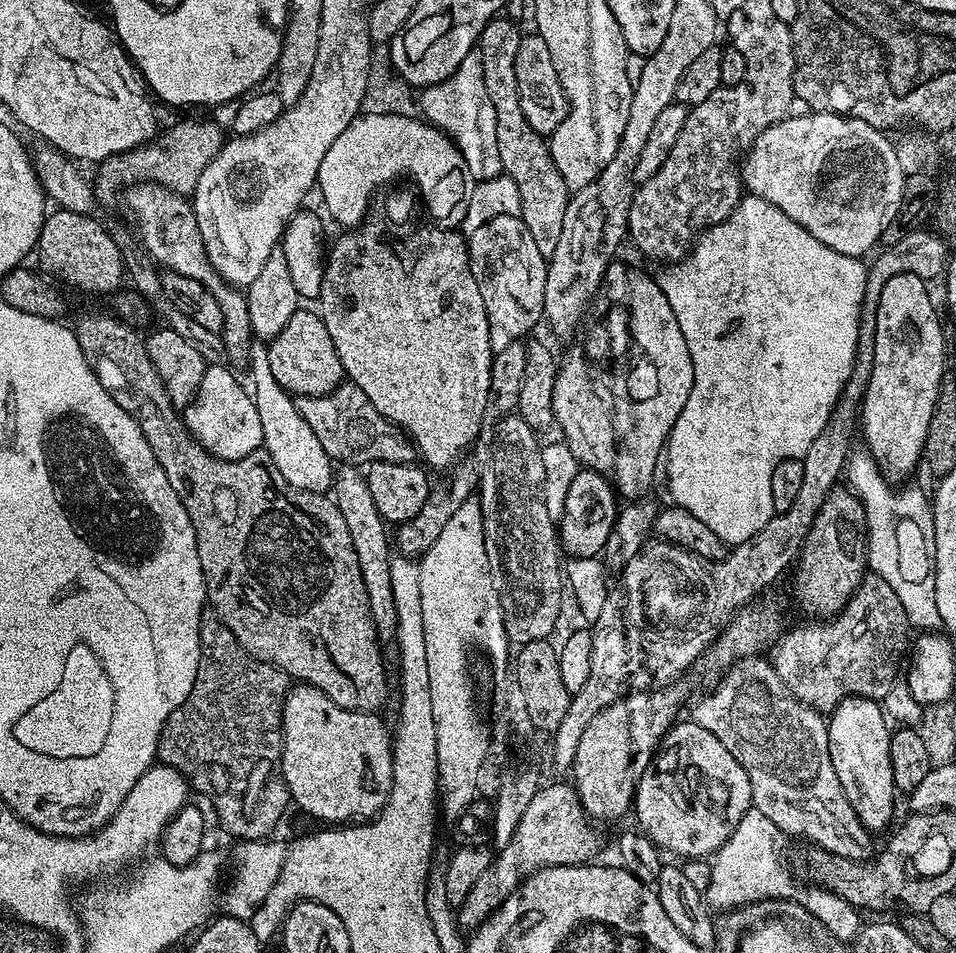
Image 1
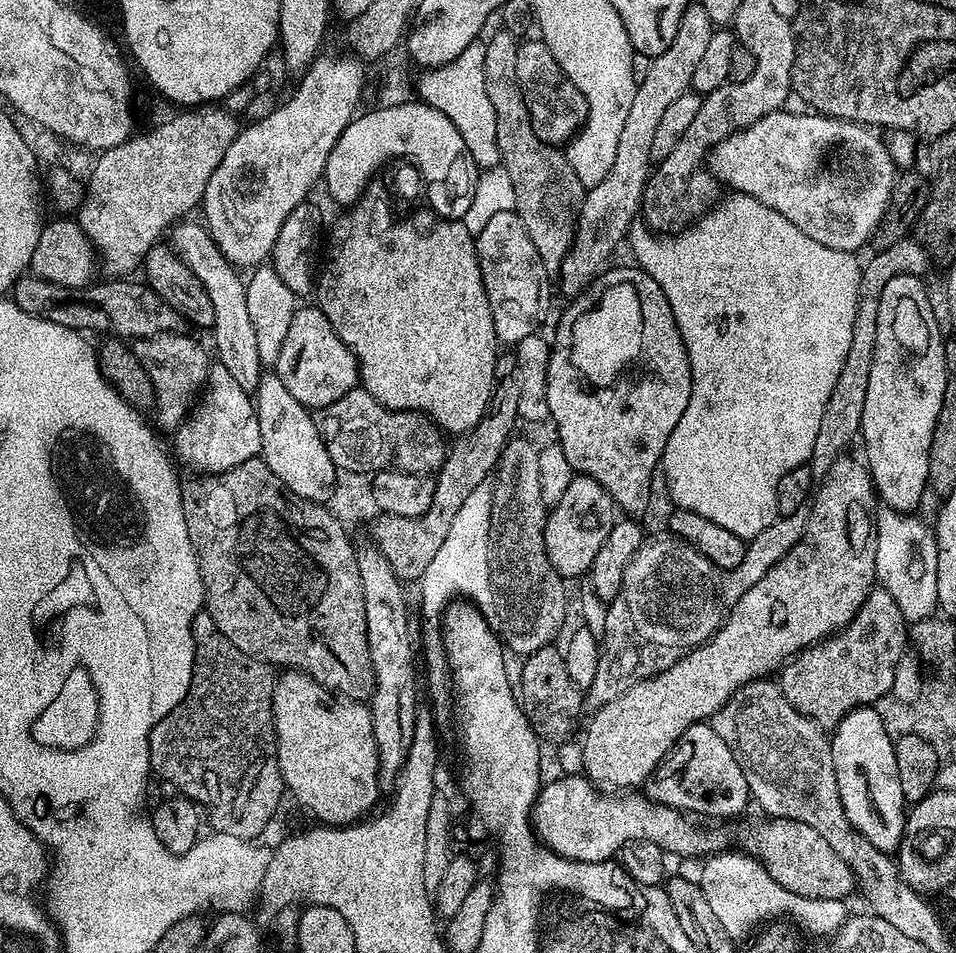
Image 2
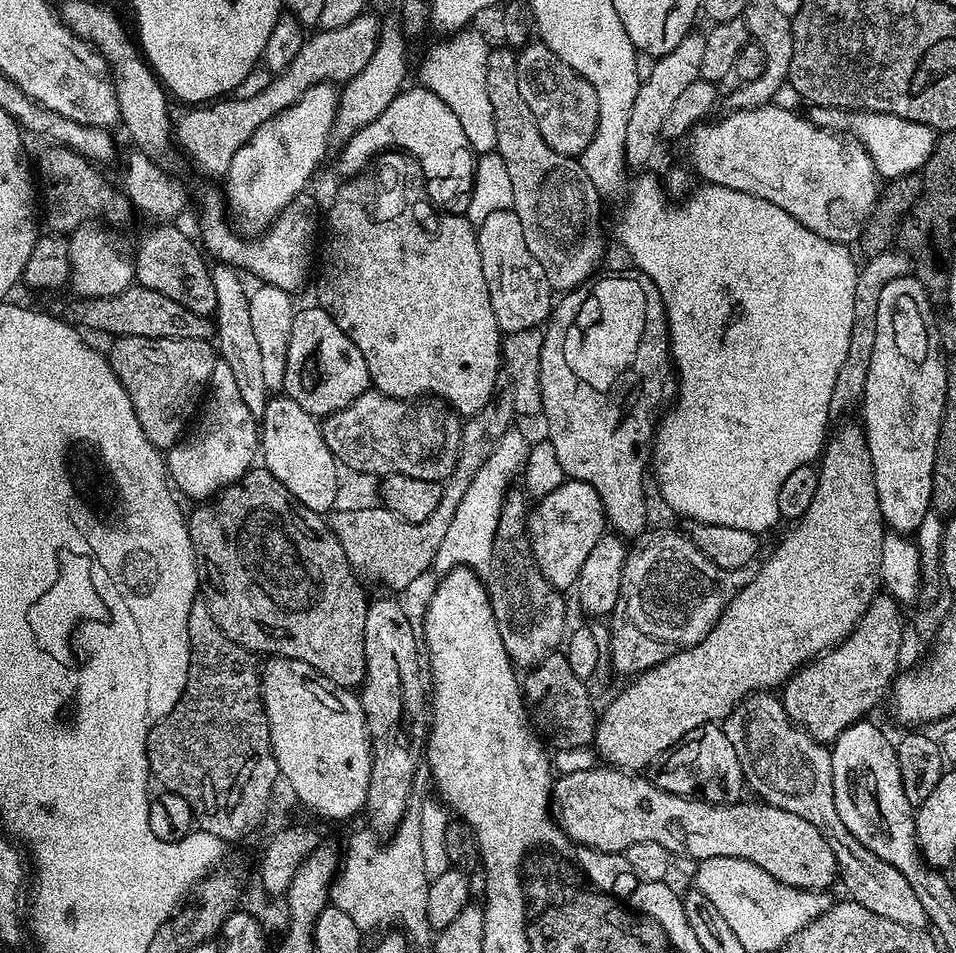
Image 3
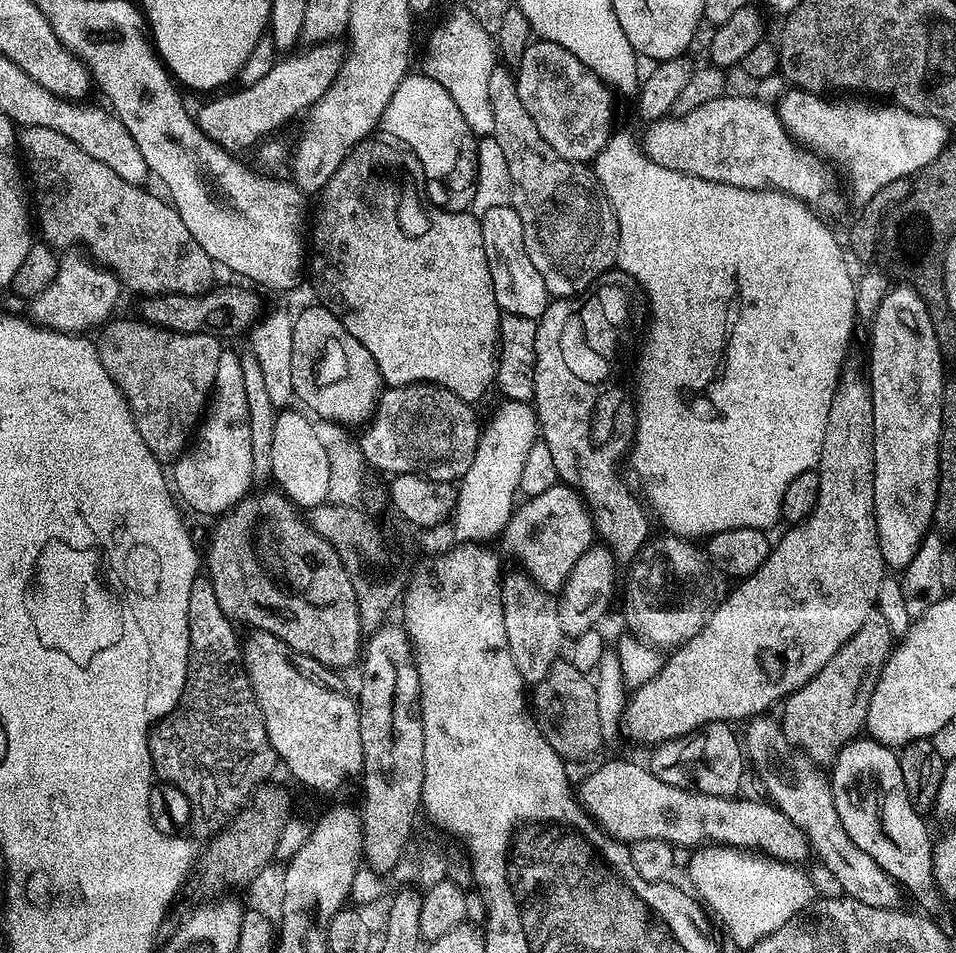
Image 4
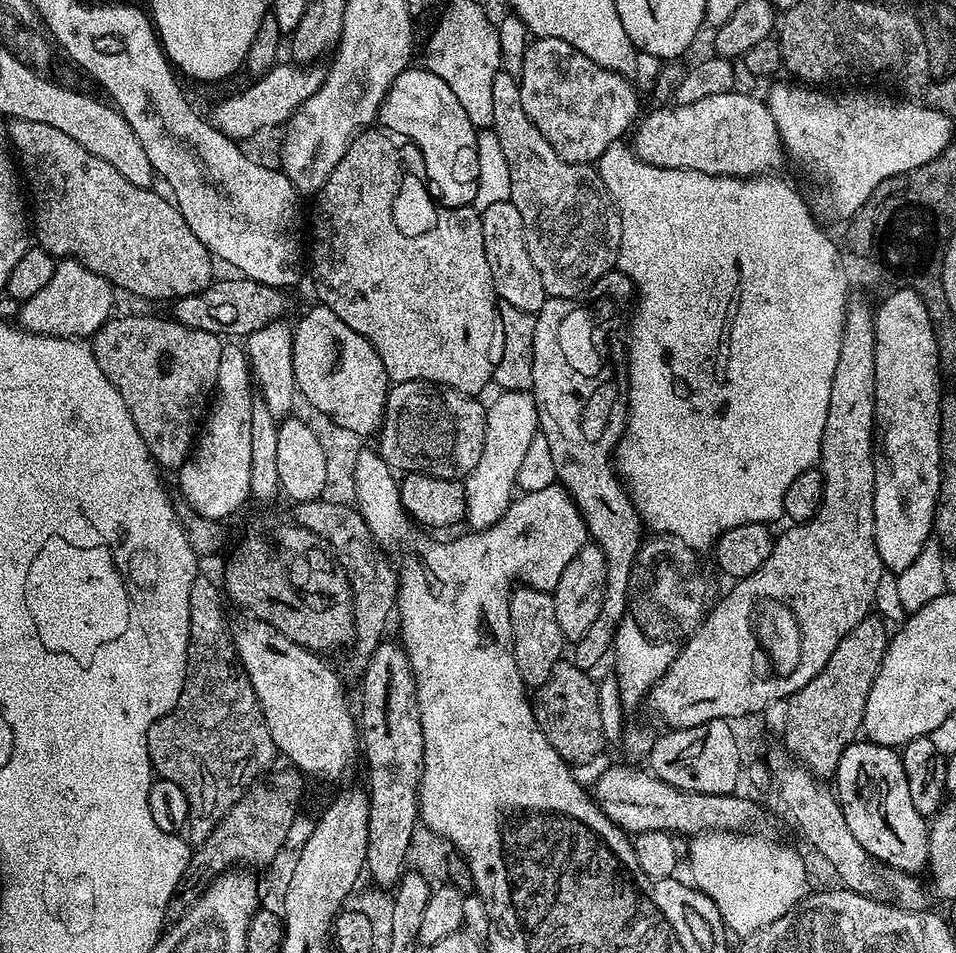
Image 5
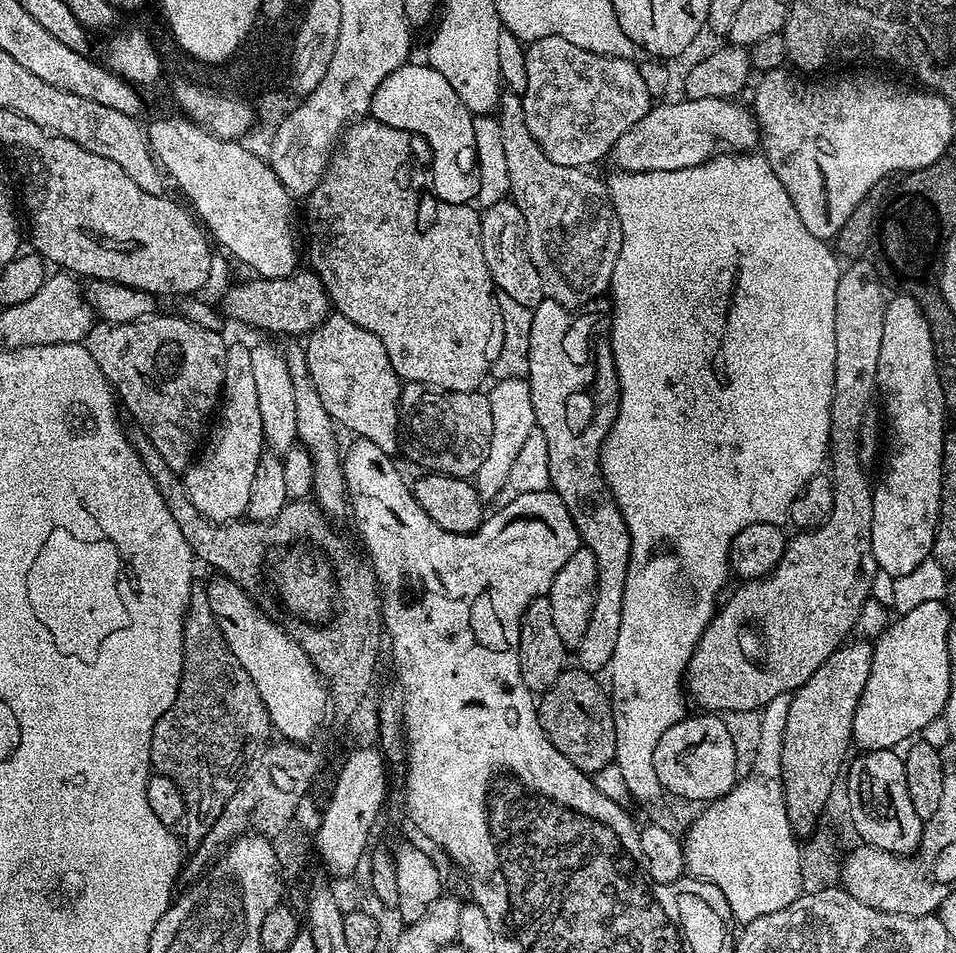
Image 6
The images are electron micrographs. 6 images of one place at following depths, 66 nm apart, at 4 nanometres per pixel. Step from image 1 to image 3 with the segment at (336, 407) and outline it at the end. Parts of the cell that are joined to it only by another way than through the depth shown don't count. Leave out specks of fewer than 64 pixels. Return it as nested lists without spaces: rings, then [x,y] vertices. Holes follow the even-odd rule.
[[[369,390],[362,393],[354,402],[350,402],[350,406],[323,417],[322,429],[325,444],[336,460],[354,471],[369,472],[377,478],[406,474],[410,478],[426,478],[443,482],[447,480],[458,462],[462,420],[447,404],[432,398],[424,398],[419,402],[399,400],[393,396],[384,396],[380,392]]]

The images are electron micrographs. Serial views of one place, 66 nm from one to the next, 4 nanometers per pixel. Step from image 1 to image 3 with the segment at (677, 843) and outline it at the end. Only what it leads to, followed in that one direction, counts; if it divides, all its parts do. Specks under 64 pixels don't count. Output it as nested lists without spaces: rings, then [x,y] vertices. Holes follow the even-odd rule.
[[[719,723],[698,726],[686,738],[681,740],[671,752],[664,753],[662,762],[655,765],[650,779],[662,790],[679,796],[691,796],[708,801],[710,804],[735,804],[746,792],[746,781],[742,774],[742,762],[738,762],[738,754],[734,746],[730,746],[730,738],[726,738],[723,727]]]

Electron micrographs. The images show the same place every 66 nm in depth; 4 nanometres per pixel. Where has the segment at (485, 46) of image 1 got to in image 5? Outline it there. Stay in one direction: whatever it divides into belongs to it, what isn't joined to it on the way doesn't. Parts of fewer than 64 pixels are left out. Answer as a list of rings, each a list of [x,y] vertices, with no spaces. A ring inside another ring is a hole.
[[[503,70],[496,72],[492,97],[494,122],[491,130],[496,132],[510,168],[511,201],[514,206],[518,206],[518,214],[522,214],[530,262],[534,262],[534,270],[538,270],[538,278],[542,278],[542,286],[548,296],[575,300],[576,296],[582,295],[588,287],[598,282],[600,272],[604,272],[605,268],[617,267],[622,222],[616,212],[616,205],[608,195],[608,187],[602,182],[599,171],[592,164],[566,162],[552,149],[552,144],[546,142],[542,130],[534,126],[534,122],[526,114],[526,109],[522,107],[520,81],[517,77]]]

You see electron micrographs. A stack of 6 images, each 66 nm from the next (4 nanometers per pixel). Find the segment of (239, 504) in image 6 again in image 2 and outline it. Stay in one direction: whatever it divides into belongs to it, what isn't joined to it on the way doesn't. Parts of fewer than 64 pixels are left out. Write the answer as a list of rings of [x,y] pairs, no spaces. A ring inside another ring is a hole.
[[[213,363],[208,369],[208,383],[199,397],[198,403],[188,414],[188,419],[175,429],[176,456],[184,464],[192,467],[196,474],[225,472],[250,458],[260,456],[259,420],[253,397],[234,377],[226,371],[226,366]]]

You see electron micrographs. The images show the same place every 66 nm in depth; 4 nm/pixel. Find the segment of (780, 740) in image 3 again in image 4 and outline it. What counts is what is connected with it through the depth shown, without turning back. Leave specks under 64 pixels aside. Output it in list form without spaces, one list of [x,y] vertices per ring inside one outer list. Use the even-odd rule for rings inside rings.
[[[771,715],[753,716],[743,725],[742,747],[747,760],[756,771],[758,779],[764,783],[768,791],[767,799],[776,805],[794,826],[798,826],[807,836],[811,849],[820,855],[824,868],[836,879],[836,884],[843,895],[854,898],[858,902],[866,902],[866,906],[875,908],[899,909],[902,889],[896,881],[866,854],[866,850],[858,850],[854,842],[850,842],[850,834],[842,826],[842,818],[838,818],[838,810],[834,810],[834,794],[829,773],[815,760],[807,756],[801,748],[796,748],[786,738],[780,728],[779,719]]]

